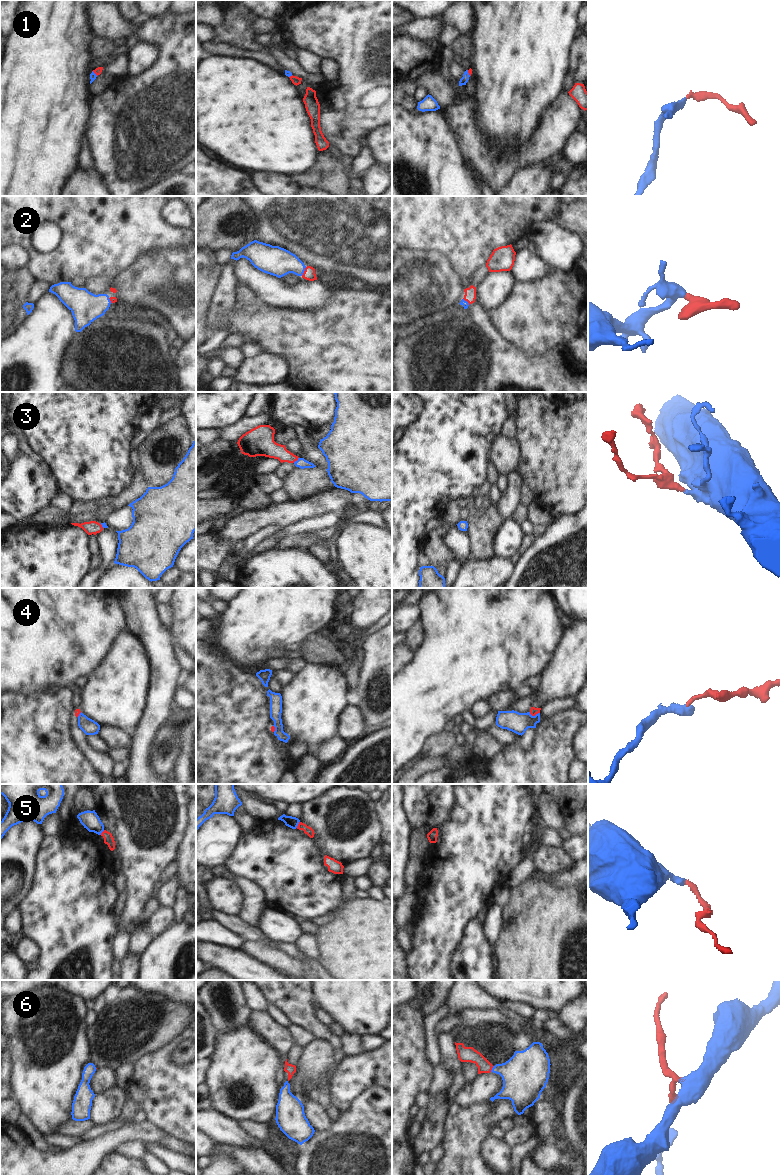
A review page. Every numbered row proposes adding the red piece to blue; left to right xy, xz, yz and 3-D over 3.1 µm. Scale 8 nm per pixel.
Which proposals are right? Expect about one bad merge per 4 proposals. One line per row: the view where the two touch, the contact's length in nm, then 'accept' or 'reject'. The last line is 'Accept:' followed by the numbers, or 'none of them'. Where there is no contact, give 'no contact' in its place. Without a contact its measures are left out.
1: contact in yz; length 50 nm; accept
2: contact in xz; length 80 nm; accept
3: contact in xz; length 60 nm; accept
4: contact in yz; length 90 nm; reject
5: contact in xz; length 60 nm; reject
6: contact in yz; length 50 nm; accept
Accept: 1, 2, 3, 6

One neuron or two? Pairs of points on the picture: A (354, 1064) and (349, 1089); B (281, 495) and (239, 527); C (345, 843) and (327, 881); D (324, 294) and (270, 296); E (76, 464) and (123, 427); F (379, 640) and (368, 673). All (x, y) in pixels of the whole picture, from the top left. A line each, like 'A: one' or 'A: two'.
A: one
B: two
C: two
D: one
E: one
F: one

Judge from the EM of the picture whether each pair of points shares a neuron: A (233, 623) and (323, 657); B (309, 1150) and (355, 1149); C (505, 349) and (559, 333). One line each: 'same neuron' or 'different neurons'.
A: different neurons
B: same neuron
C: different neurons

